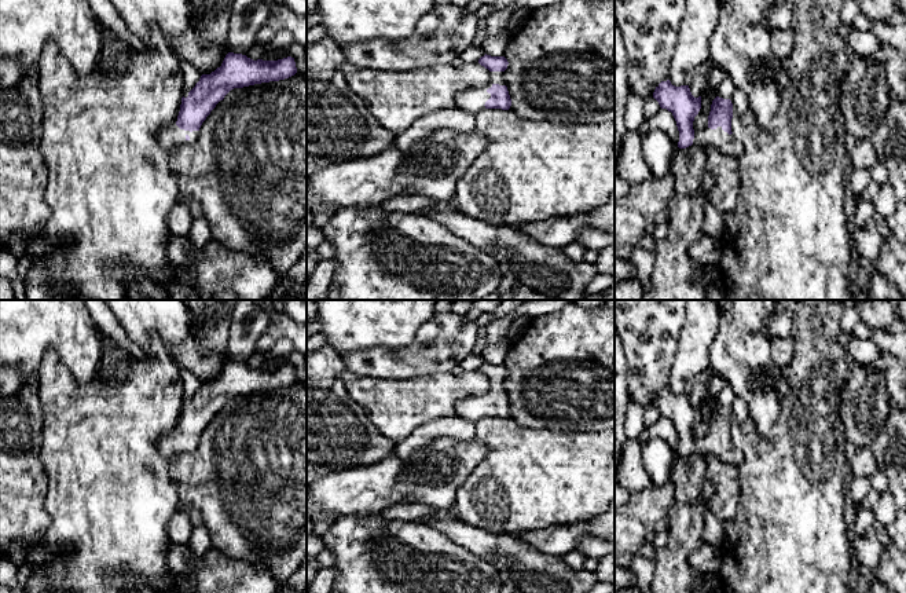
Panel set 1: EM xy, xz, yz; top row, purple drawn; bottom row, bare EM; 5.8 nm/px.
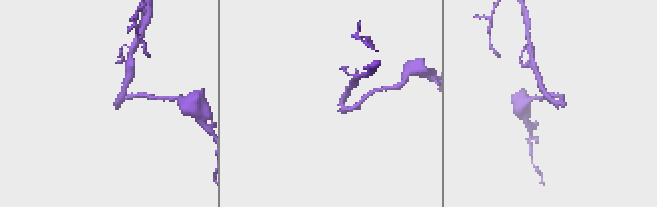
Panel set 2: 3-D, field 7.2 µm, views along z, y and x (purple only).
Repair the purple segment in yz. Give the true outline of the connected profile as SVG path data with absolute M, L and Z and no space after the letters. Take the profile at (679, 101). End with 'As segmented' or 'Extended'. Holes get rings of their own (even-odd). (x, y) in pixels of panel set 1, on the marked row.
M670 80L661 81L653 98L661 109L672 113L679 131L679 149L700 143L718 149L723 155L740 158L741 142L731 132L733 103L730 99L716 96L708 116L708 127L694 131L693 121L701 109L701 96L694 98L689 85L675 87Z. Extended

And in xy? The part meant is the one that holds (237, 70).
M228 52L210 74L202 74L190 92L183 92L177 121L158 132L158 142L165 150L177 150L194 143L199 128L216 105L234 88L279 81L297 73L294 58L278 61L253 61L242 54Z. Extended

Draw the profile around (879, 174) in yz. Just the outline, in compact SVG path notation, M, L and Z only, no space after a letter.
M877 161L869 171L872 180L877 184L885 184L888 182L888 171L881 161Z

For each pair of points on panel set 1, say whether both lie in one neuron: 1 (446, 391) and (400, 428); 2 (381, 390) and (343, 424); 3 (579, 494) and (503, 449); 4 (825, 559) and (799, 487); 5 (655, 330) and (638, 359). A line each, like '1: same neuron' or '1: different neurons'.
1: same neuron
2: different neurons
3: same neuron
4: same neuron
5: same neuron

